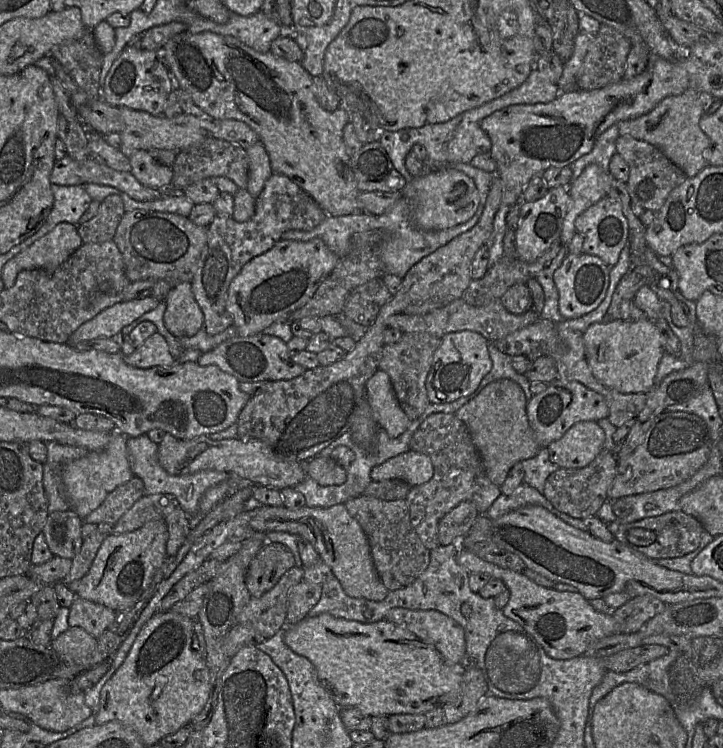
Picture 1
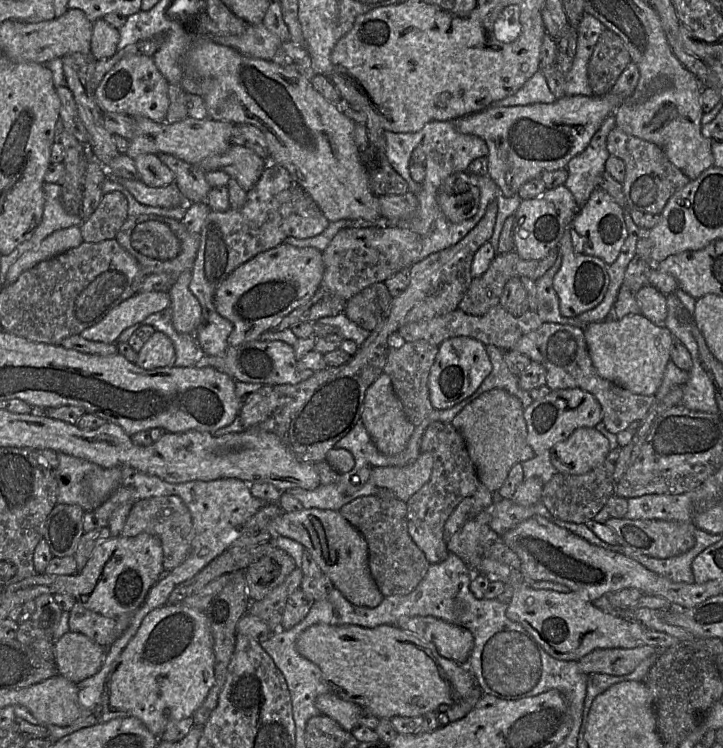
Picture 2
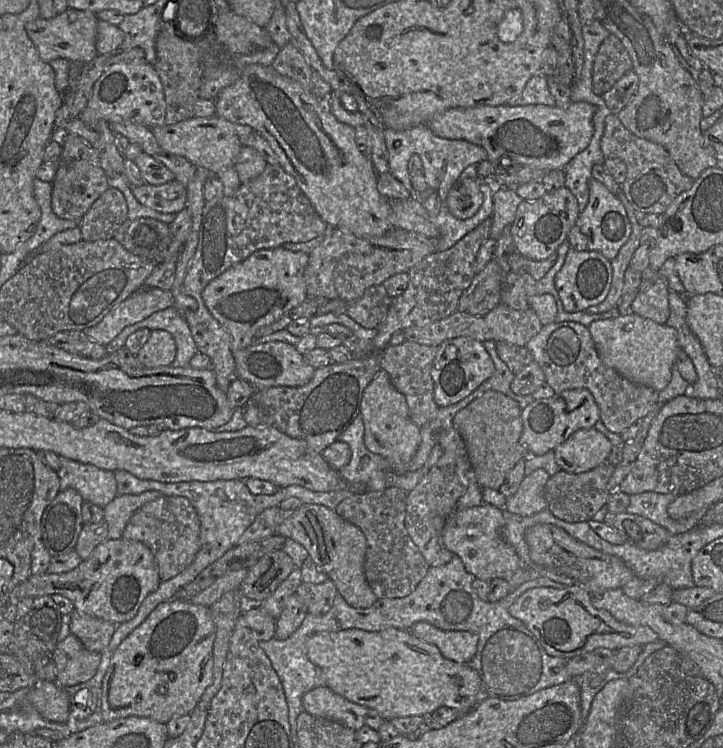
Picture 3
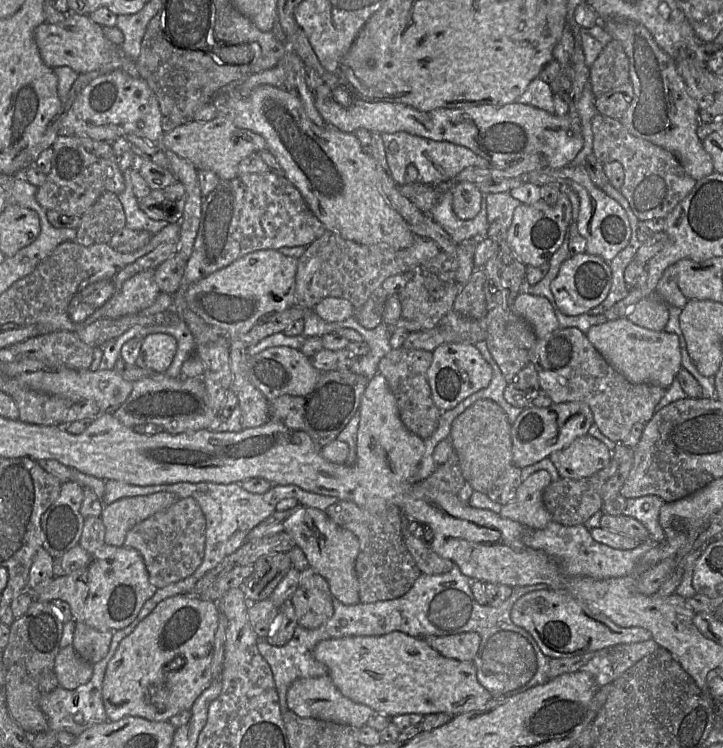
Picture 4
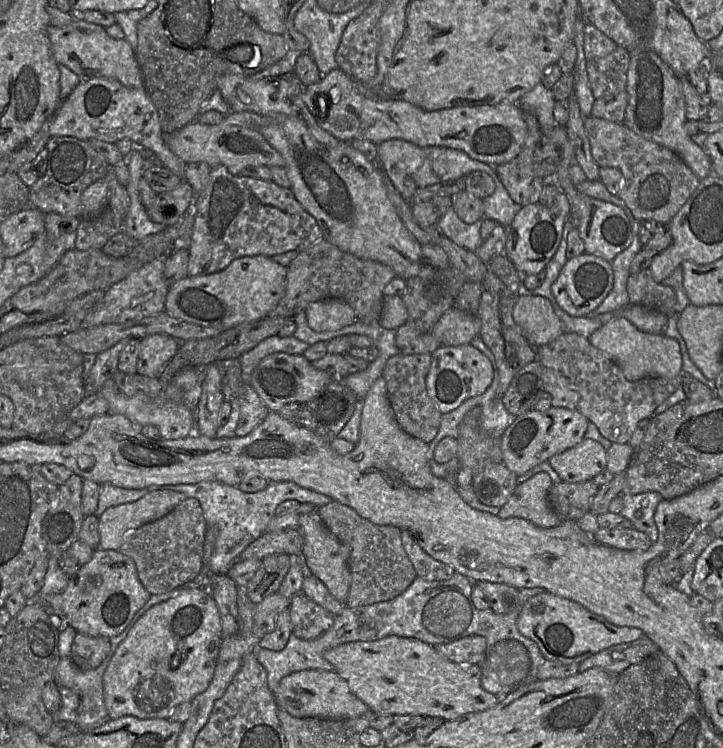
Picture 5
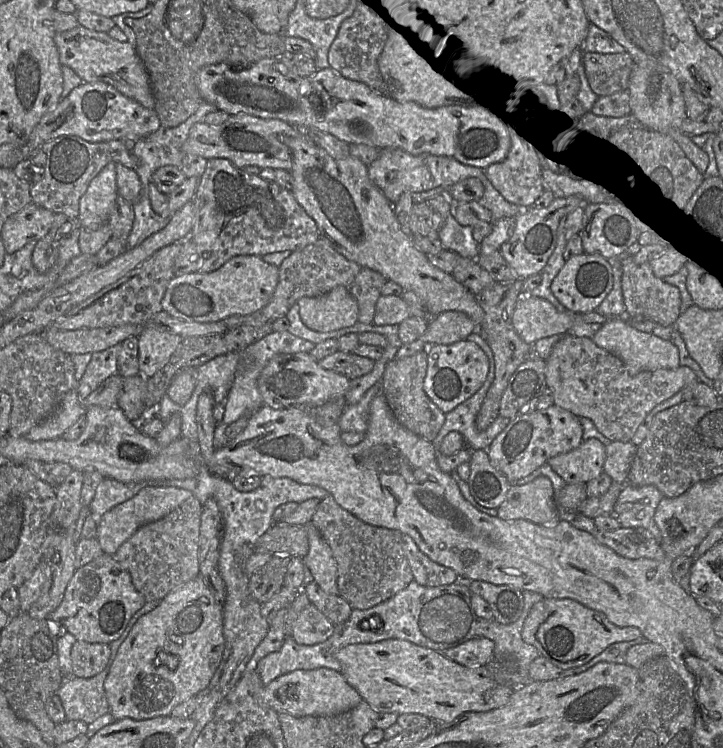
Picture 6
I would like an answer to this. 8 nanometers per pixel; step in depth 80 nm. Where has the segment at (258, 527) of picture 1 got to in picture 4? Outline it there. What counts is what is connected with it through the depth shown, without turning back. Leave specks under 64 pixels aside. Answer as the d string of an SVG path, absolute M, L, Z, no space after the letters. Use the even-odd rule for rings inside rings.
M302 506L284 522L284 531L290 534L295 540L296 545L303 550L309 565L327 580L333 597L345 605L360 603L359 582L355 570L360 545L357 536L353 532L337 525L327 516L325 511L306 506Z

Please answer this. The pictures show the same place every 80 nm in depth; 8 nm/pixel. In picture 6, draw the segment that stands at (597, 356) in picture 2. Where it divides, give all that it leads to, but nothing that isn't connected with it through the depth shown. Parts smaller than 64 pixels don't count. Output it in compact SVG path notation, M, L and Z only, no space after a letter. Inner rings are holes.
M613 318L603 324L593 336L592 341L598 347L620 358L631 376L644 371L675 369L680 366L678 349L670 340L663 340L650 333L641 332L624 319Z

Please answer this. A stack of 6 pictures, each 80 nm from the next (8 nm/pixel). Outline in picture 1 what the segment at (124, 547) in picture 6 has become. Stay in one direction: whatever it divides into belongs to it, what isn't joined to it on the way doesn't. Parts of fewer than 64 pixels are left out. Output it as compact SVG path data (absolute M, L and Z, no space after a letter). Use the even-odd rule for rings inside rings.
M173 494L143 495L114 525L116 534L134 531L152 520L163 520L168 529L166 554L175 556L190 533L191 516L184 511Z

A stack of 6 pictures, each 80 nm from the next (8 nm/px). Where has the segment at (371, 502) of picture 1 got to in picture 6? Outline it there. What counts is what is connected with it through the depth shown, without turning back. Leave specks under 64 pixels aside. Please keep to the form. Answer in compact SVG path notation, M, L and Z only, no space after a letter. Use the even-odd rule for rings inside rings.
M331 493L320 501L311 523L317 528L330 546L337 562L337 586L341 595L352 609L368 609L394 596L414 580L409 561L402 546L402 535L398 530L376 527L358 519L342 508Z

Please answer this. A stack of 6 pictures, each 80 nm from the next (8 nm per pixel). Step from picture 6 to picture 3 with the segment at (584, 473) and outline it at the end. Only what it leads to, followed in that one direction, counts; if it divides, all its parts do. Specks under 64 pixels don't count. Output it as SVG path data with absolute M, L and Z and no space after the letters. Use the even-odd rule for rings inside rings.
M595 428L574 432L552 451L561 470L582 473L604 463L612 450L612 444Z

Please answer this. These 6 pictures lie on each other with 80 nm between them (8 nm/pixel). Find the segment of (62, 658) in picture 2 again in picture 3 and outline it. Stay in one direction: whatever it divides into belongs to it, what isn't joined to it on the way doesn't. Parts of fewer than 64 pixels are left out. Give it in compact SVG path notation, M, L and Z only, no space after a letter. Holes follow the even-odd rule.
M72 633L57 643L52 655L56 682L62 687L89 681L96 674L101 660L101 653L87 650Z

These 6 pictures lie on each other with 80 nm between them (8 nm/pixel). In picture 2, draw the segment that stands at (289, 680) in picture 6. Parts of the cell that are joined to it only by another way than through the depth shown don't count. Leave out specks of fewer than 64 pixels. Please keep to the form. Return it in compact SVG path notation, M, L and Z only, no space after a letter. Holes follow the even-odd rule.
M332 692L318 696L315 705L322 715L332 718L346 731L351 732L359 727L363 712L359 705L345 701Z

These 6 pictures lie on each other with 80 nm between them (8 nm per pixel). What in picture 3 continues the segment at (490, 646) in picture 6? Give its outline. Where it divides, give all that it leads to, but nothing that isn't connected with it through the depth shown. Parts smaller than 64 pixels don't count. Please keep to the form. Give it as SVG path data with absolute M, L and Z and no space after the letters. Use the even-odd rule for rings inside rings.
M426 621L416 622L409 631L418 639L434 644L442 655L469 664L477 651L479 636L462 630L442 630Z

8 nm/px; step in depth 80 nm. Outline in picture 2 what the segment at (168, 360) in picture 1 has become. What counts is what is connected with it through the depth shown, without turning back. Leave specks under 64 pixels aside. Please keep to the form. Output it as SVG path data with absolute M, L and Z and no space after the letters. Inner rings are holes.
M155 331L137 353L135 364L146 370L173 366L175 356L171 339L163 332Z

